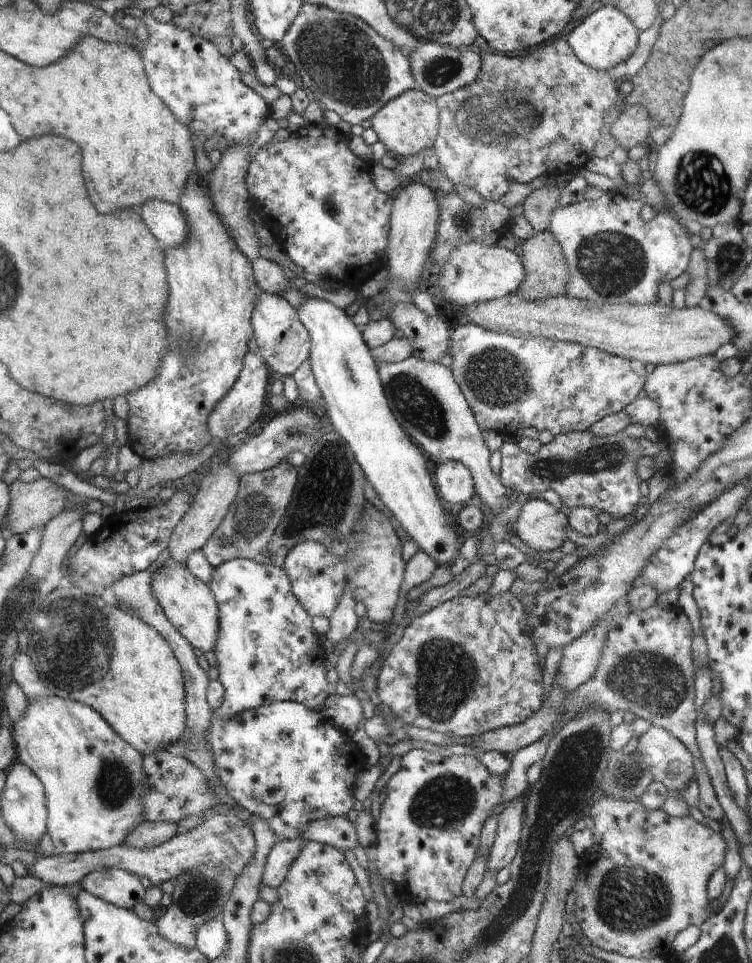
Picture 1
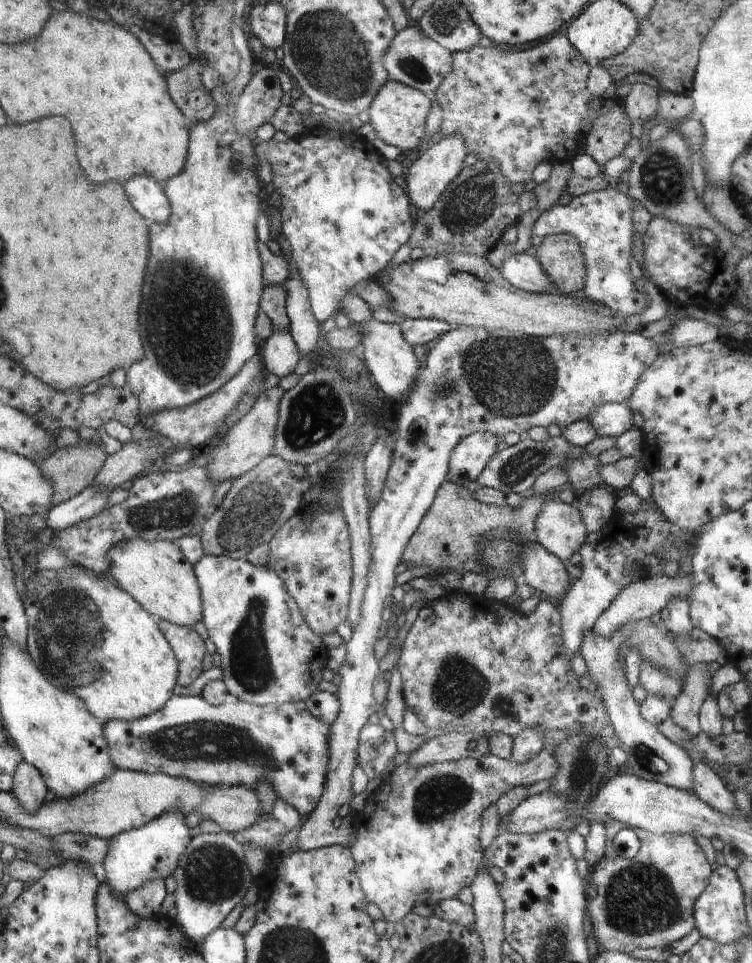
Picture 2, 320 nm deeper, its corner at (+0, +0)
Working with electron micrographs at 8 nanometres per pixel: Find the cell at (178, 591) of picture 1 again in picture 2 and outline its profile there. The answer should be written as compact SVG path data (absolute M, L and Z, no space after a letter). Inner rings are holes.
M140 537L122 541L114 546L107 554L110 560L110 569L107 570L115 582L131 594L152 614L156 614L162 621L168 621L180 626L194 626L203 618L203 599L199 581L196 578L194 566L184 558L183 551L177 543L170 541L149 541Z

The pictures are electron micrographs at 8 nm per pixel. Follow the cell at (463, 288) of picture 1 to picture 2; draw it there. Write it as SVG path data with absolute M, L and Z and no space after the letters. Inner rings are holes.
M524 252L504 259L499 270L512 286L522 290L531 293L562 294L558 292L557 286L539 259Z

